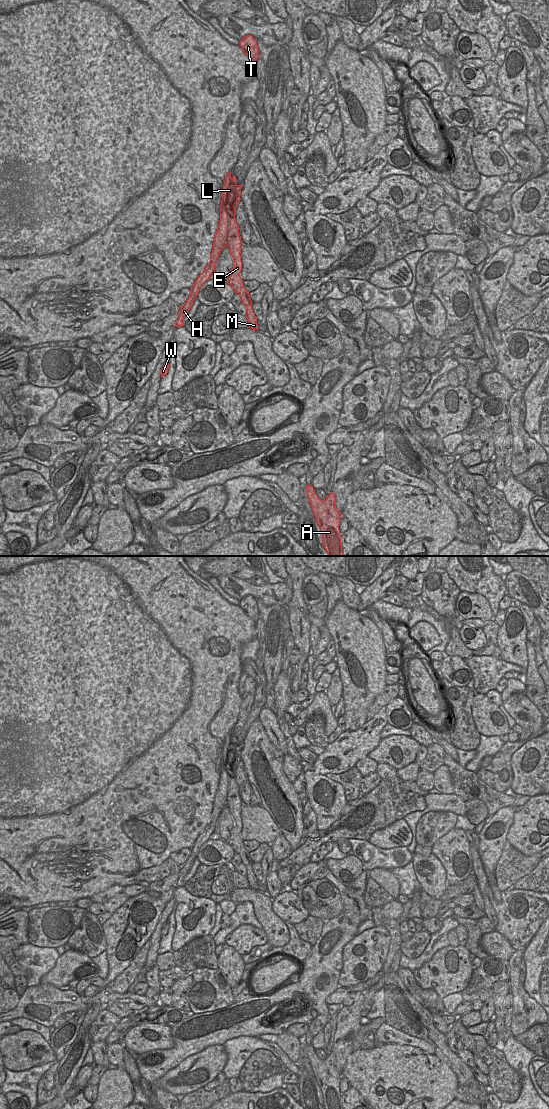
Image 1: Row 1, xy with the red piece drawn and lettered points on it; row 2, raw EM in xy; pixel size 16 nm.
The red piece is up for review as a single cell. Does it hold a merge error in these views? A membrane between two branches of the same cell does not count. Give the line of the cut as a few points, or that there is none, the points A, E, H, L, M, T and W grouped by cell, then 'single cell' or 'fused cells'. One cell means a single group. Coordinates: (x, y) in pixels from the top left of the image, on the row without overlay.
cut in xy along (221, 764), (225, 766), (228, 777), (228, 796), (225, 805); A E L M T / H W; fused cells

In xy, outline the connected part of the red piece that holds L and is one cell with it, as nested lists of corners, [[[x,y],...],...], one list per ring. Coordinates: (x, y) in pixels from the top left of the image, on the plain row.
[[[229,732],[225,736],[221,760],[221,765],[226,766],[229,777],[229,791],[226,806],[229,808],[229,812],[234,821],[234,826],[230,832],[230,837],[227,843],[231,846],[234,852],[240,855],[241,862],[246,866],[246,877],[249,883],[249,888],[258,890],[257,877],[252,870],[252,861],[249,852],[244,848],[243,840],[240,837],[240,832],[242,830],[240,814],[243,802],[239,793],[240,788],[236,783],[235,774],[238,763],[241,760],[241,749],[242,745],[237,745],[236,737],[232,737],[231,732]]]

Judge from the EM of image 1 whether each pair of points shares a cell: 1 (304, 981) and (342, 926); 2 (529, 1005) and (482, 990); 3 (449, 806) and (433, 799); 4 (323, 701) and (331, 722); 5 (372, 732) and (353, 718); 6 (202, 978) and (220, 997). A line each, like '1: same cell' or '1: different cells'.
1: same cell
2: different cells
3: same cell
4: same cell
5: different cells
6: same cell

